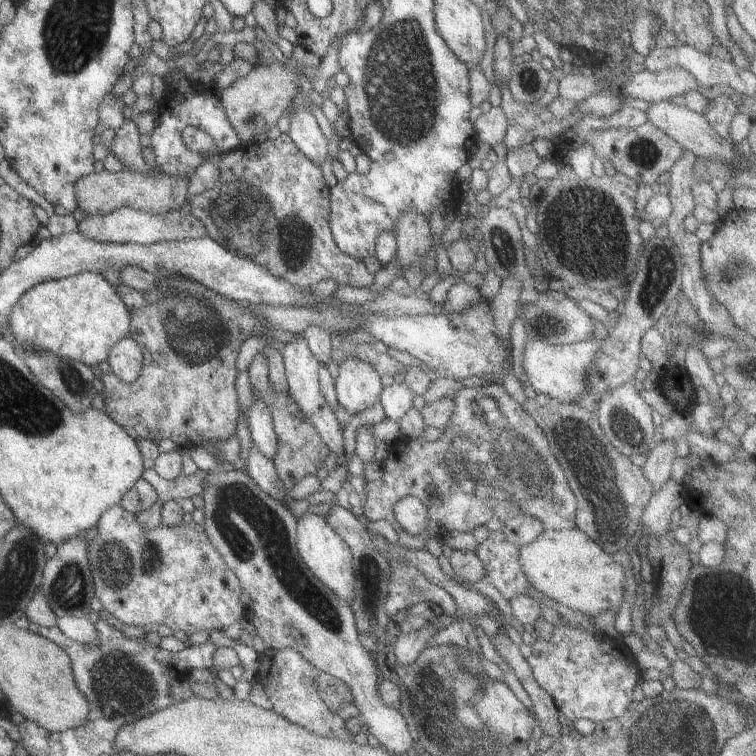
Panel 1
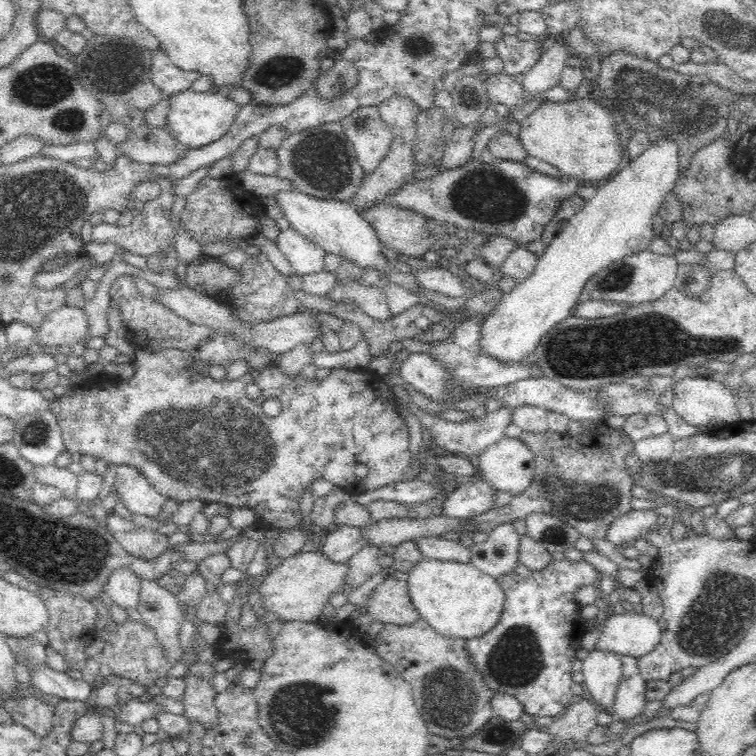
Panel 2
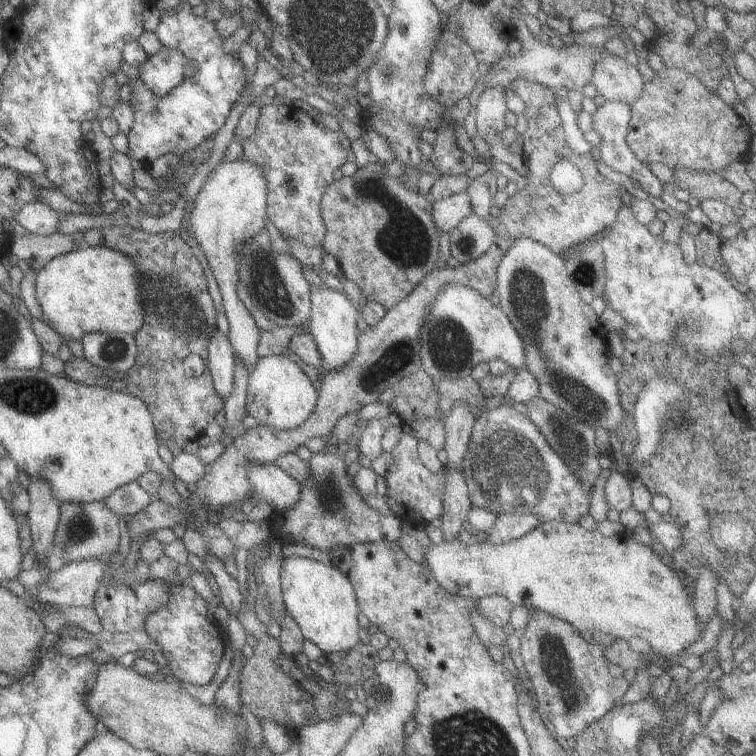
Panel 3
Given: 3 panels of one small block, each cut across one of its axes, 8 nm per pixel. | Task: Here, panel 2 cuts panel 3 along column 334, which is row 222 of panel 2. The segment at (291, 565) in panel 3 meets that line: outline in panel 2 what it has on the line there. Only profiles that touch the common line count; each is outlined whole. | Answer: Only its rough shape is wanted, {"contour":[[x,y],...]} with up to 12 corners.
{"contour":[[661,135],[596,184],[531,276],[480,320],[520,363],[596,272],[648,249],[678,176]]}

